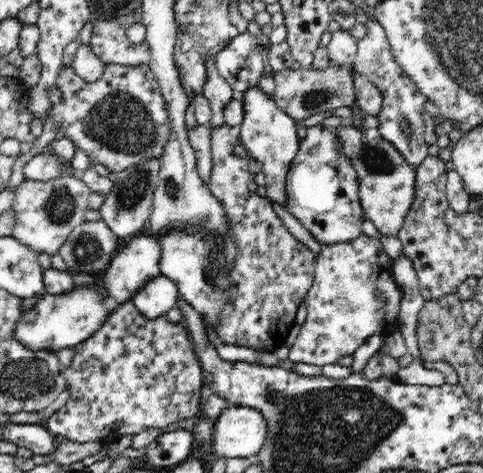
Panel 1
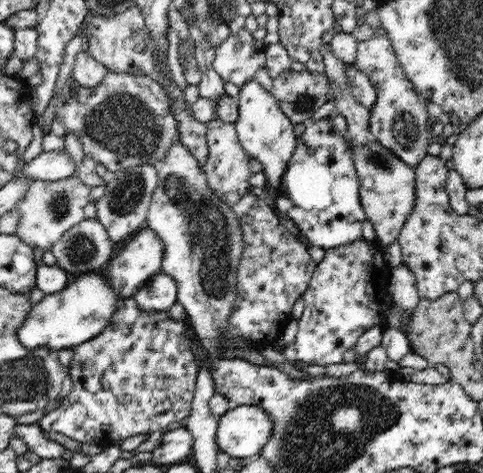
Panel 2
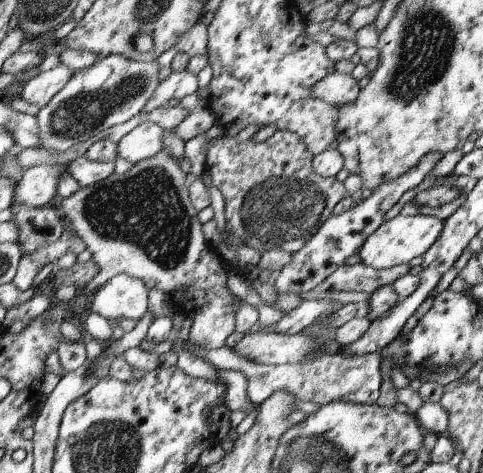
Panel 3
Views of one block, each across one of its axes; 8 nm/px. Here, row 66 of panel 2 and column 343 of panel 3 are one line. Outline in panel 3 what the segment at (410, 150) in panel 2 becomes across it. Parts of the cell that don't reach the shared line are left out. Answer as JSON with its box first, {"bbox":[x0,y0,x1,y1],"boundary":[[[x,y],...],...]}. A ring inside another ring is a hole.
{"bbox":[183,340,381,406],"boundary":[[[187,340],[183,344],[183,350],[213,364],[217,370],[229,368],[229,370],[243,372],[247,378],[247,396],[257,406],[277,390],[287,390],[287,392],[295,394],[297,400],[317,402],[319,406],[327,406],[329,402],[351,402],[351,404],[361,404],[361,406],[373,406],[379,396],[379,384],[381,384],[379,352],[355,356],[355,358],[341,356],[335,352],[335,354],[321,356],[317,360],[307,360],[307,362],[297,362],[297,364],[281,364],[281,366],[265,366],[265,364],[255,364],[255,362],[249,362],[249,360],[237,356],[227,346],[221,346],[217,350],[205,350]]]}

